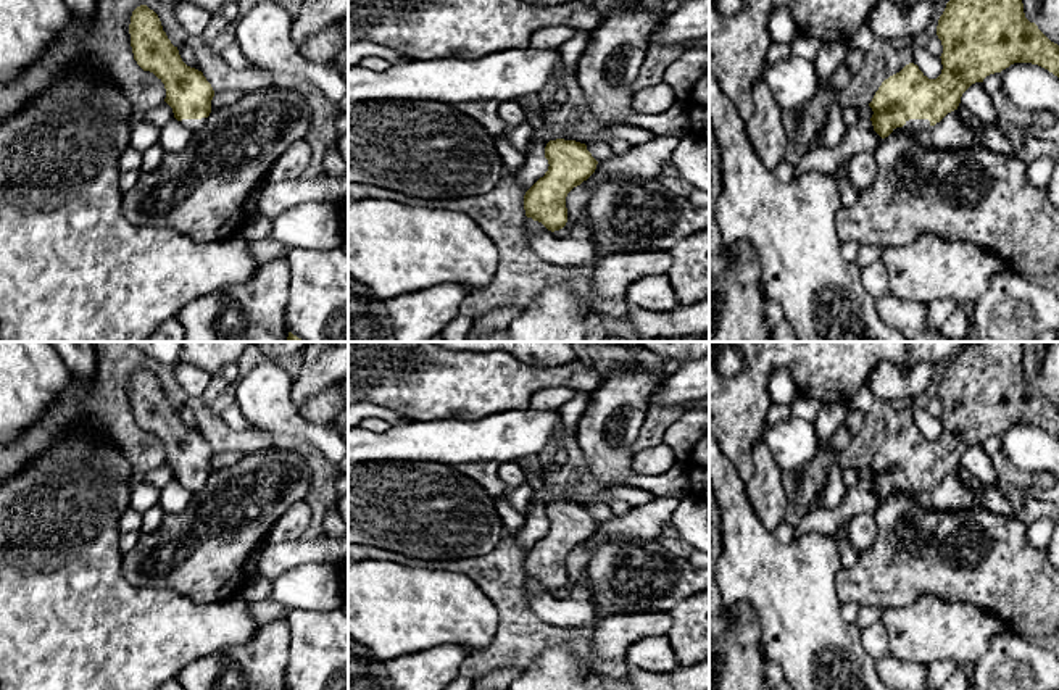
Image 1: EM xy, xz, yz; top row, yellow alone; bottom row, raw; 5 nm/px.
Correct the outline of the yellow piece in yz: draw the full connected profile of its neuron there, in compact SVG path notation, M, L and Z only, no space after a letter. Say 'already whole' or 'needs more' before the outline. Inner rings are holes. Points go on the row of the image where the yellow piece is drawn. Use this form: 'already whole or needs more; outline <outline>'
needs more; outline M949 0L938 19L936 35L943 45L941 74L928 79L917 64L909 63L882 82L869 103L874 131L882 139L896 127L930 129L957 110L962 94L972 84L1014 63L1038 64L1059 77L1059 45L1025 18L1022 0Z

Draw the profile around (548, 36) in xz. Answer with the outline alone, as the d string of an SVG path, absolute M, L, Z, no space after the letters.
M543 26L532 34L530 45L558 50L574 34L575 29L567 26Z

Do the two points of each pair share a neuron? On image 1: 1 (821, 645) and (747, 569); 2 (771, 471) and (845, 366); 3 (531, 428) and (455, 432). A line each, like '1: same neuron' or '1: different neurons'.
1: same neuron
2: different neurons
3: same neuron

